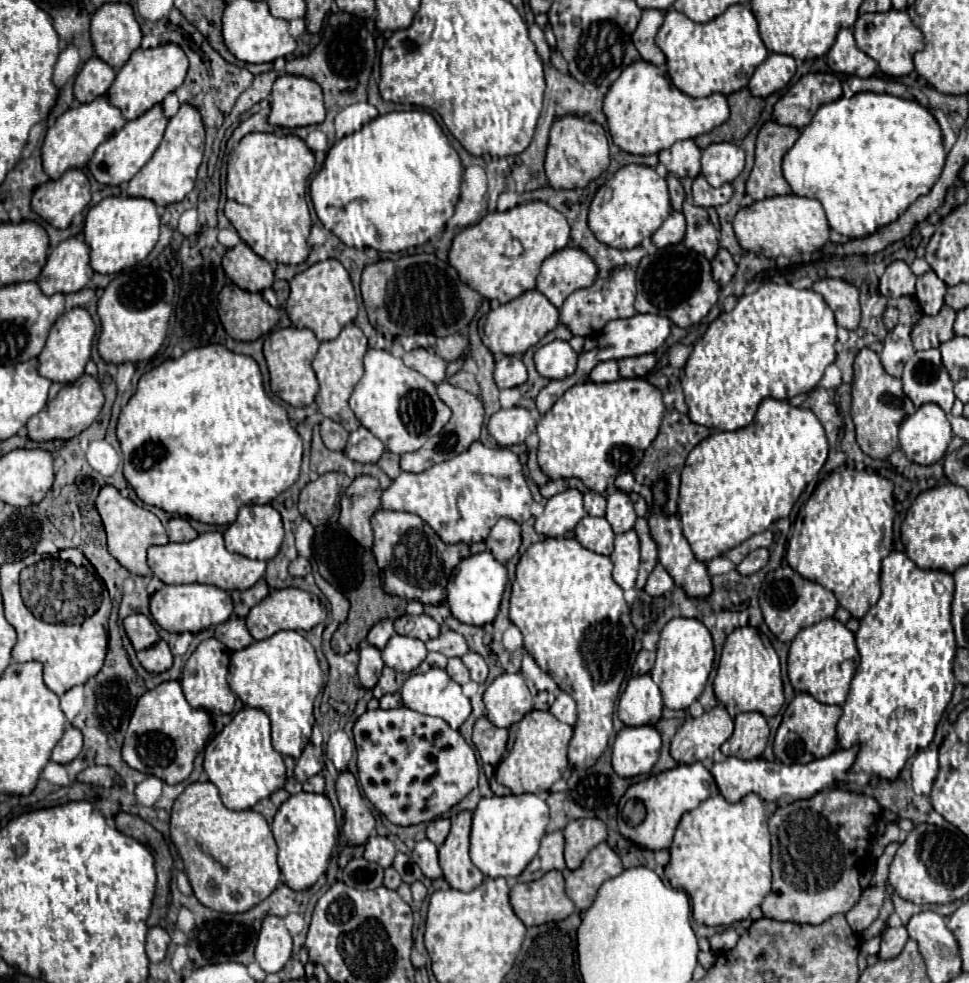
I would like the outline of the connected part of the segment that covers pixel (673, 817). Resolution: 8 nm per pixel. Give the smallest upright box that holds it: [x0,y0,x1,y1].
[617,763,713,851]

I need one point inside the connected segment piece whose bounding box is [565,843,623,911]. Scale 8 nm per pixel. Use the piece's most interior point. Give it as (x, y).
(601, 864)

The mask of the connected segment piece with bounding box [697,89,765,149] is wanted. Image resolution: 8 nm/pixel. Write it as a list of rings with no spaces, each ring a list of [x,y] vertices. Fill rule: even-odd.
[[[741,89],[741,91],[735,91],[733,95],[727,97],[729,101],[729,109],[731,109],[731,115],[729,119],[719,125],[717,129],[709,131],[707,135],[699,137],[697,143],[699,147],[703,149],[707,143],[719,143],[719,141],[741,141],[749,129],[757,123],[761,111],[763,111],[763,99],[759,97],[753,97],[747,89]]]

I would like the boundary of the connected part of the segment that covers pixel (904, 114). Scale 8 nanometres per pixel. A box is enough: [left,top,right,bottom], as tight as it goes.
[783,93,945,239]

